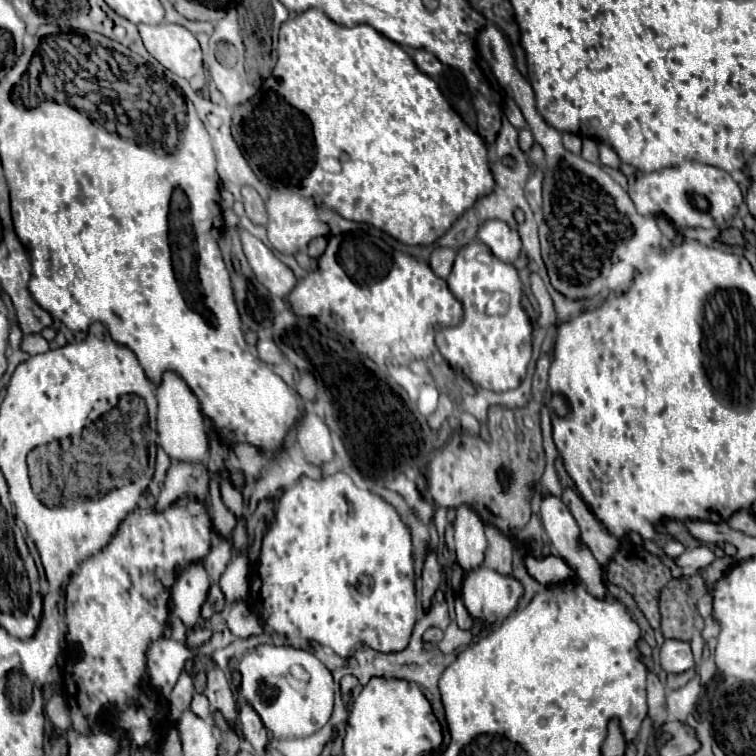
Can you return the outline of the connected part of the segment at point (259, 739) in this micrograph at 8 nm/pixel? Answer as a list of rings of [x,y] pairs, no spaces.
[[[239,701],[239,723],[241,723],[245,739],[253,745],[253,749],[265,749],[265,745],[269,743],[267,729],[263,727],[263,721],[259,719],[259,715],[251,711],[249,703]]]

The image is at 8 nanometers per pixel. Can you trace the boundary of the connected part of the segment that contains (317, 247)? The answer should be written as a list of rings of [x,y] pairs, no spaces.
[[[327,237],[313,239],[313,241],[309,243],[309,257],[313,257],[313,259],[321,257],[321,255],[323,255],[323,251],[325,251],[325,247],[327,247]]]

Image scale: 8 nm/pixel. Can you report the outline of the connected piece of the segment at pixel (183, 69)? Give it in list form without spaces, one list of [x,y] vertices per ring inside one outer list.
[[[139,25],[145,49],[171,73],[191,79],[203,69],[201,47],[191,31],[181,25]]]

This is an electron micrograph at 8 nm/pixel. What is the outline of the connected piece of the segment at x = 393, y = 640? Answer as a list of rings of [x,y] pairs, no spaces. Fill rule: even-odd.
[[[335,473],[335,475],[325,477],[321,481],[311,481],[311,479],[305,477],[305,481],[301,481],[299,485],[295,485],[293,489],[289,489],[289,491],[283,493],[283,497],[279,499],[275,517],[269,523],[269,527],[265,531],[265,537],[263,537],[263,543],[261,543],[261,555],[259,555],[257,575],[261,579],[261,601],[263,601],[261,621],[265,625],[269,625],[273,631],[281,633],[281,635],[297,635],[297,637],[303,637],[307,641],[315,641],[319,645],[331,647],[341,657],[353,655],[353,649],[355,649],[357,643],[369,645],[371,649],[381,651],[381,653],[401,651],[409,643],[413,625],[417,621],[417,597],[415,597],[415,573],[413,573],[411,533],[409,533],[407,525],[401,521],[399,513],[389,503],[385,503],[379,495],[369,493],[369,491],[357,491],[357,493],[351,493],[351,497],[341,495],[341,473]]]

